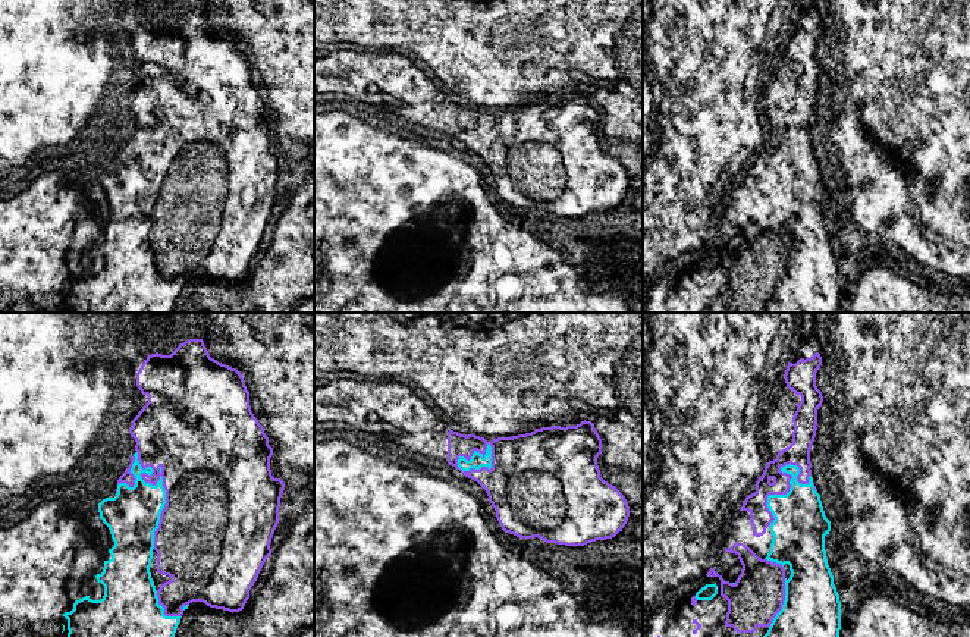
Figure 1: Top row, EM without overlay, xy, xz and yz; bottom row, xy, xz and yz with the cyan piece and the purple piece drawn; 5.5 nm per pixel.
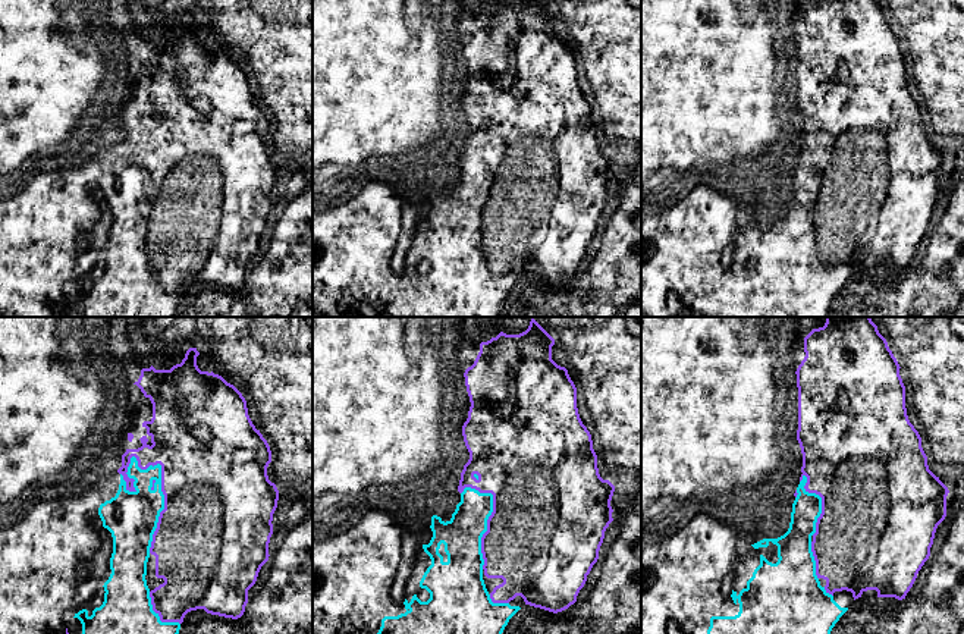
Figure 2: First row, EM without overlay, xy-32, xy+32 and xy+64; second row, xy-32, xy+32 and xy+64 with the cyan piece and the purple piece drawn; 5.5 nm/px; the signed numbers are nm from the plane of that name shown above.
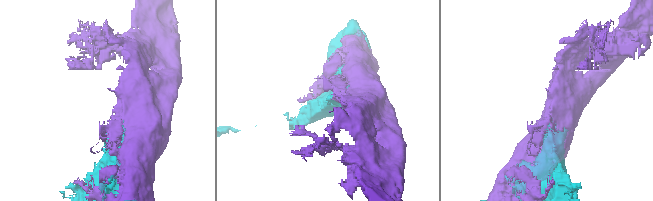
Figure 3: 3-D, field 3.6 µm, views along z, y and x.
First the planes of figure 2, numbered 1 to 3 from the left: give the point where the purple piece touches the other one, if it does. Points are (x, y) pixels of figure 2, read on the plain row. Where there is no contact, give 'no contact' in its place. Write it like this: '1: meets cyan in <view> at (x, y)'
1: meets cyan in xy-32 at (162, 165)
2: meets cyan in xy+32 at (487, 190)
3: meets cyan in xy+64 at (820, 173)

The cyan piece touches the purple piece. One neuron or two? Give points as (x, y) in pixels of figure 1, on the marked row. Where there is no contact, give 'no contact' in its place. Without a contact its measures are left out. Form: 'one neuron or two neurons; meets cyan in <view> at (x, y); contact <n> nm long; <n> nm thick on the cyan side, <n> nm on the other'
one neuron; meets cyan in xy at (165, 490); contact 550 nm long; 300 nm thick on the cyan side, 500 nm on the other

